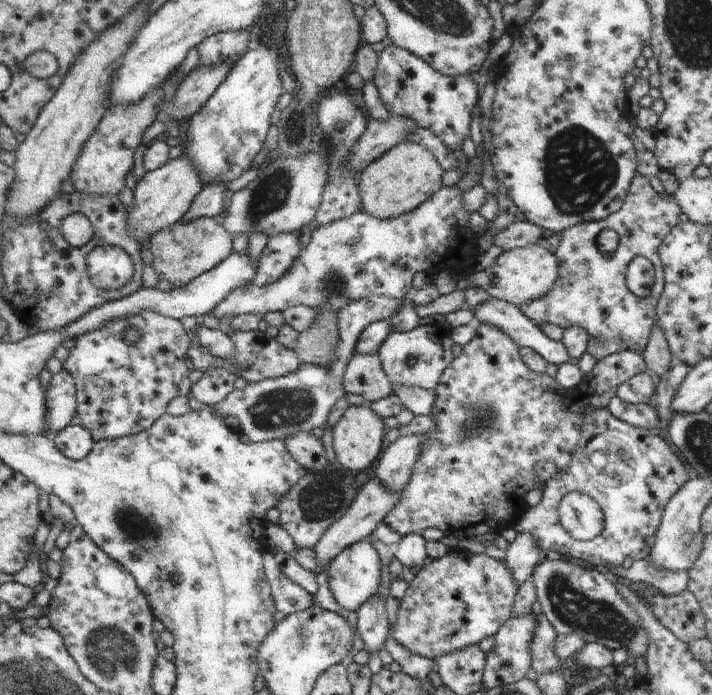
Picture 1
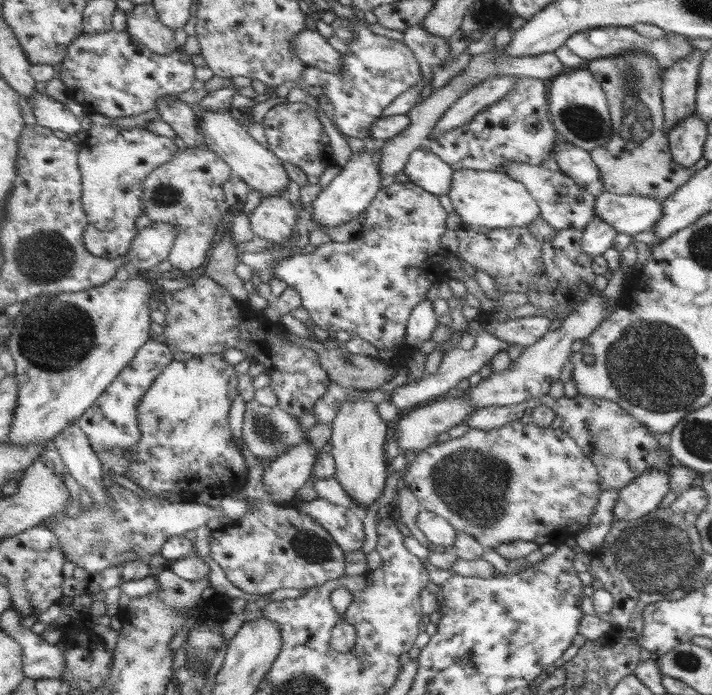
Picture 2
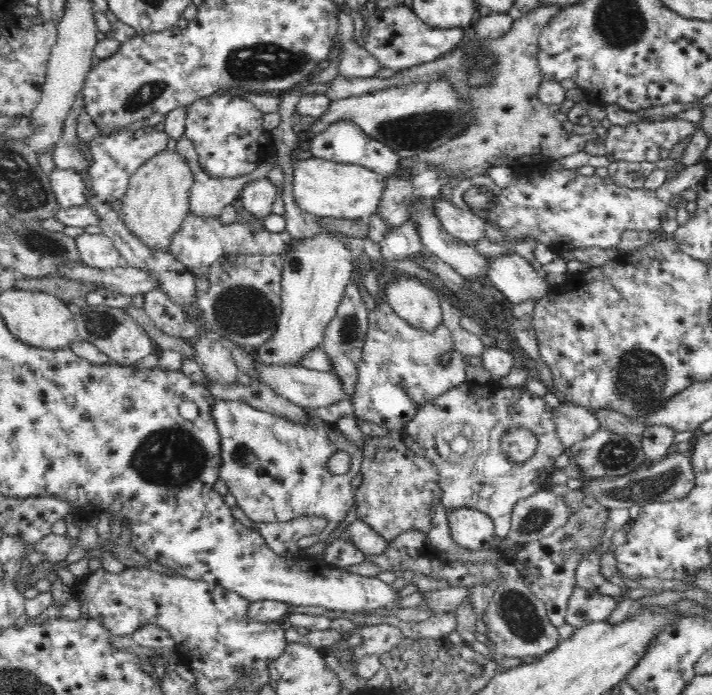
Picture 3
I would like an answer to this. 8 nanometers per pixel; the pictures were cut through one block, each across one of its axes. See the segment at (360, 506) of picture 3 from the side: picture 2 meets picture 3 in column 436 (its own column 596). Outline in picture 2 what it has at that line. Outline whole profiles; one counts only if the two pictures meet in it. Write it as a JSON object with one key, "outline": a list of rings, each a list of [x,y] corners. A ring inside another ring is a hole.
{"outline":[[[519,420],[493,430],[467,430],[465,436],[449,442],[435,442],[421,450],[403,476],[409,492],[419,500],[421,510],[445,518],[455,530],[473,536],[485,550],[511,542],[565,544],[567,538],[589,526],[601,488],[591,458],[561,428],[551,430],[537,424],[521,424]]]}

